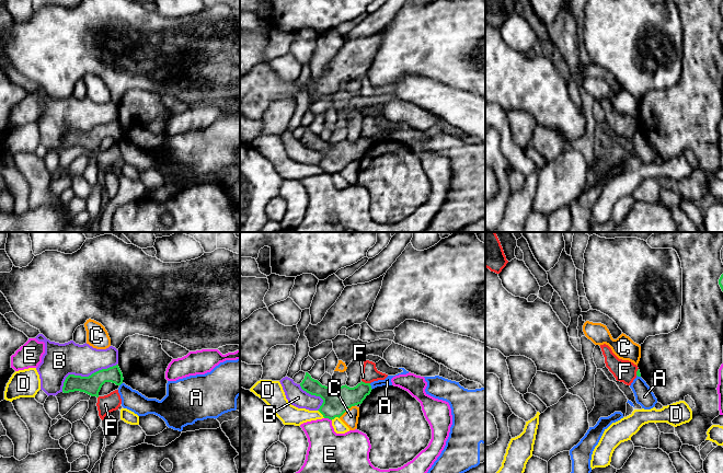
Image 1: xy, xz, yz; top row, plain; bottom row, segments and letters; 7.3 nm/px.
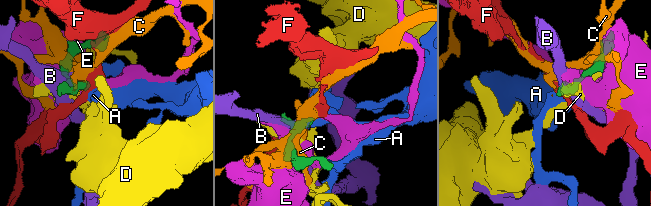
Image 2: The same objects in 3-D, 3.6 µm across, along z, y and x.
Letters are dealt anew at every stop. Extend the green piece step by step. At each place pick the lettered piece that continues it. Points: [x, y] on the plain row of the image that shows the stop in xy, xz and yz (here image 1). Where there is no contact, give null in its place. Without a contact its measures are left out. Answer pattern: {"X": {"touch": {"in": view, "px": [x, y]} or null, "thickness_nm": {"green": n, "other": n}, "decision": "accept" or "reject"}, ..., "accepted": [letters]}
{"A": {"touch": {"in": "xz", "px": [370, 141]}, "thickness_nm": {"green": 180, "other": 60}, "decision": "reject"}, "B": {"touch": {"in": "xy", "px": [84, 131]}, "thickness_nm": {"green": 140, "other": 260}, "decision": "reject"}, "C": {"touch": {"in": "xz", "px": [346, 164]}, "thickness_nm": {"green": 190, "other": 110}, "decision": "reject"}, "D": {"touch": {"in": "xz", "px": [321, 168]}, "thickness_nm": {"green": 190, "other": 150}, "decision": "reject"}, "E": {"touch": {"in": "xz", "px": [328, 172]}, "thickness_nm": {"green": 190, "other": 300}, "decision": "reject"}, "F": {"touch": {"in": "xz", "px": [366, 138]}, "thickness_nm": {"green": 190, "other": 120}, "decision": "reject"}, "accepted": []}

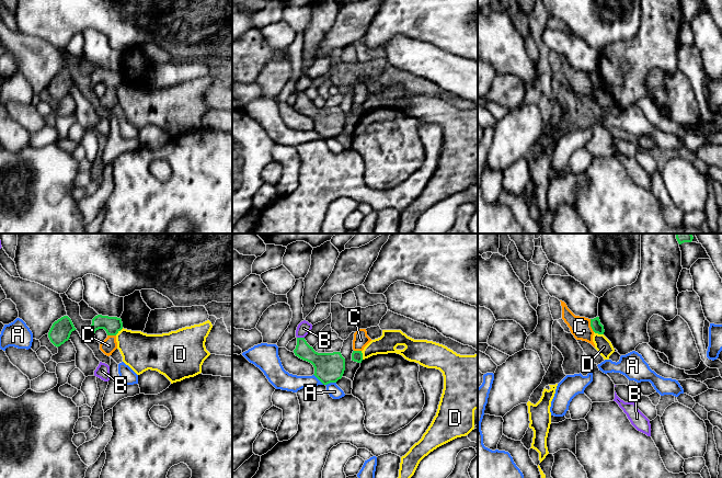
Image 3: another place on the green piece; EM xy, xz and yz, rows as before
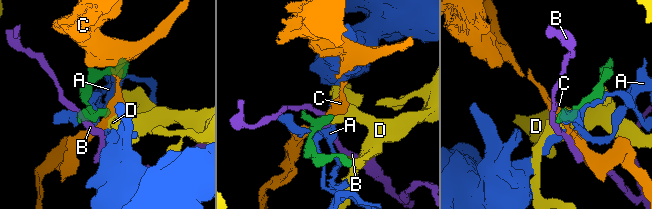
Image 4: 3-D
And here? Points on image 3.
{"A": {"touch": {"in": "xz", "px": [330, 136]}, "thickness_nm": {"green": 220, "other": 90}, "decision": "reject"}, "B": {"touch": {"in": "xz", "px": [300, 92]}, "thickness_nm": {"green": 160, "other": 100}, "decision": "reject"}, "C": {"touch": {"in": "yz", "px": [591, 80]}, "thickness_nm": {"green": 80, "other": 160}, "decision": "reject"}, "D": {"touch": {"in": "yz", "px": [598, 88]}, "thickness_nm": {"green": 80, "other": 120}, "decision": "reject"}, "accepted": []}

